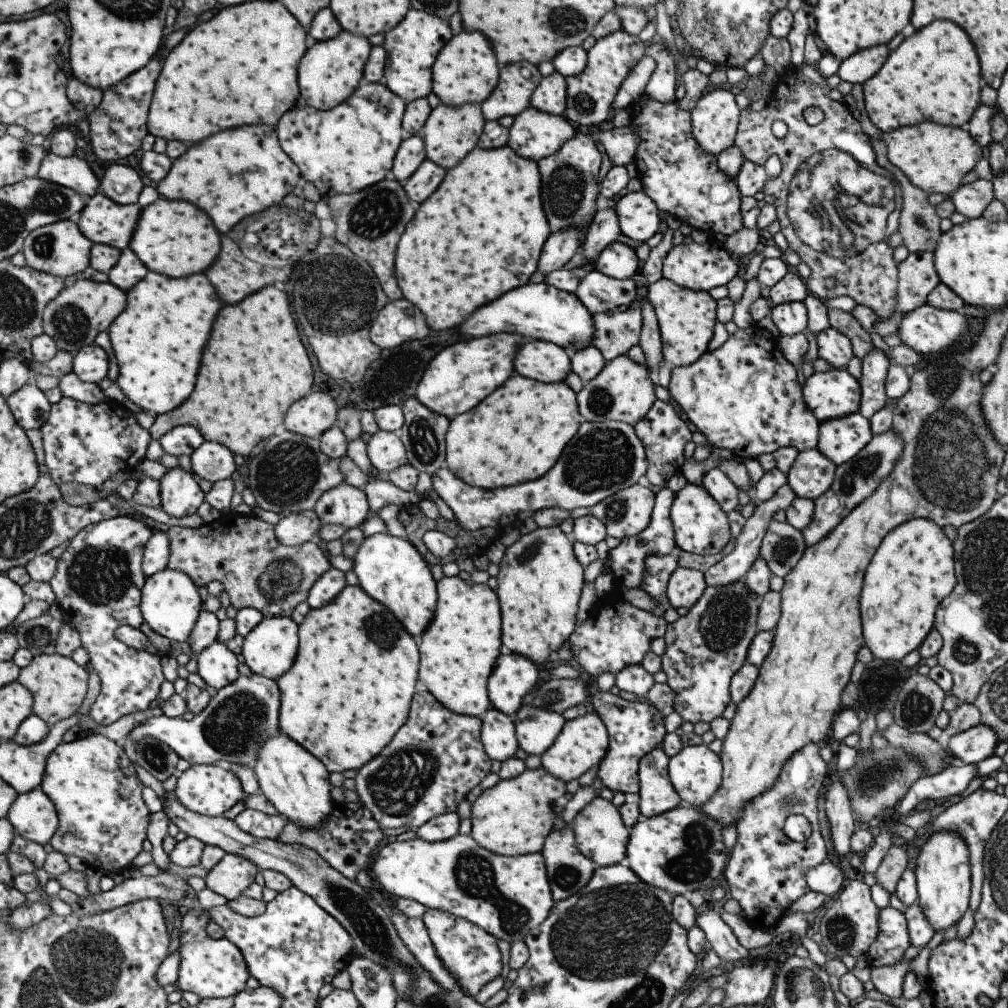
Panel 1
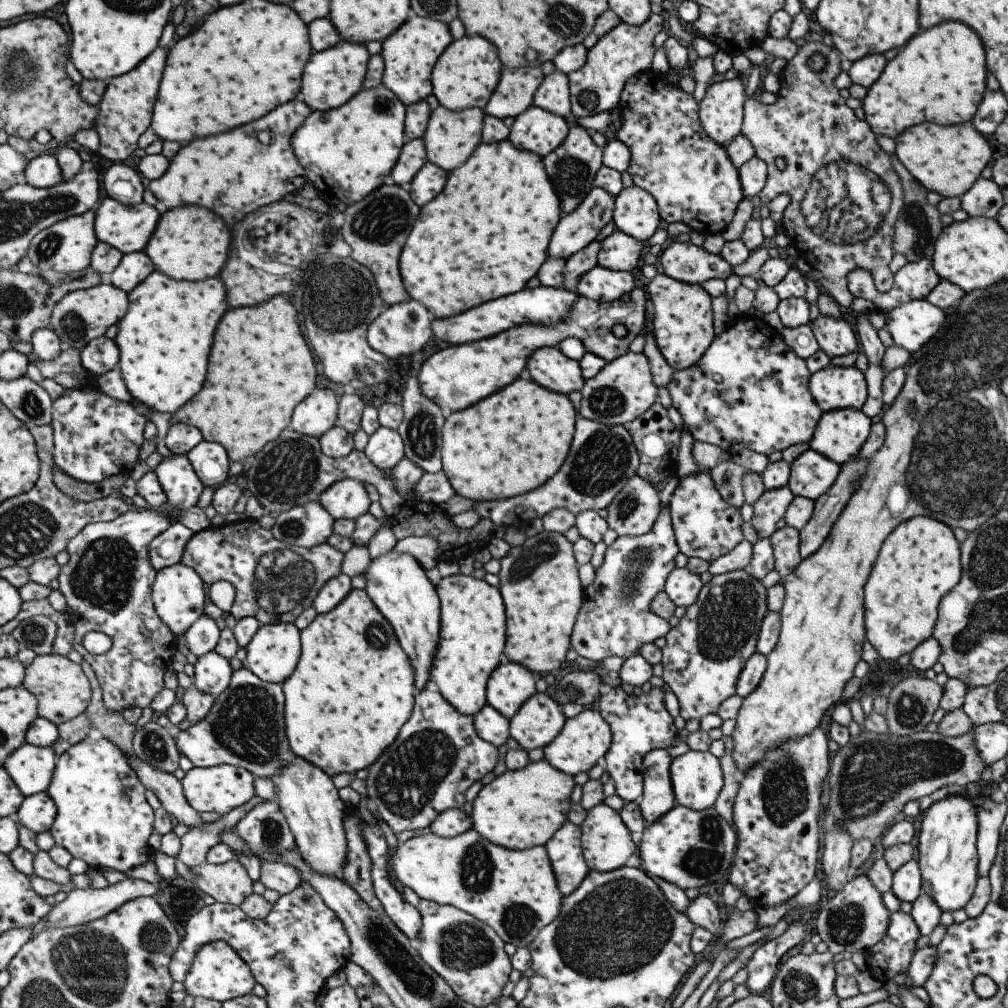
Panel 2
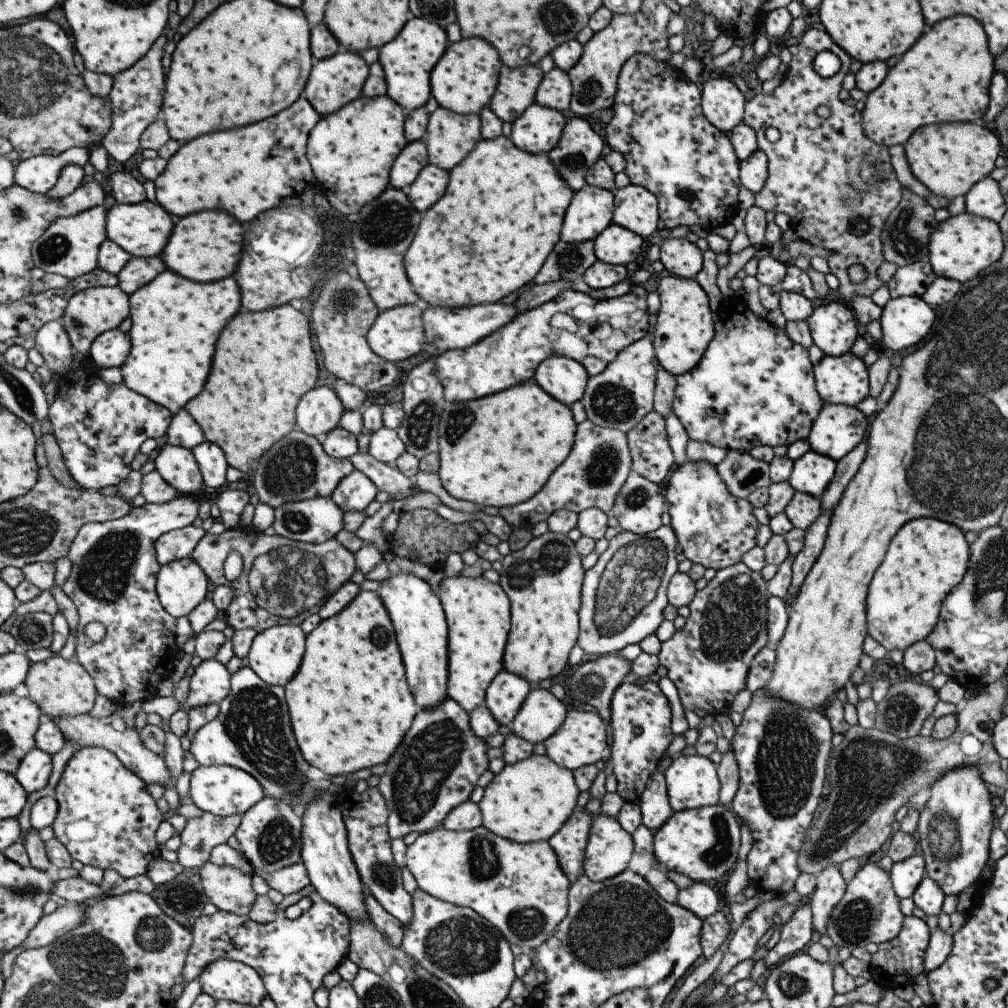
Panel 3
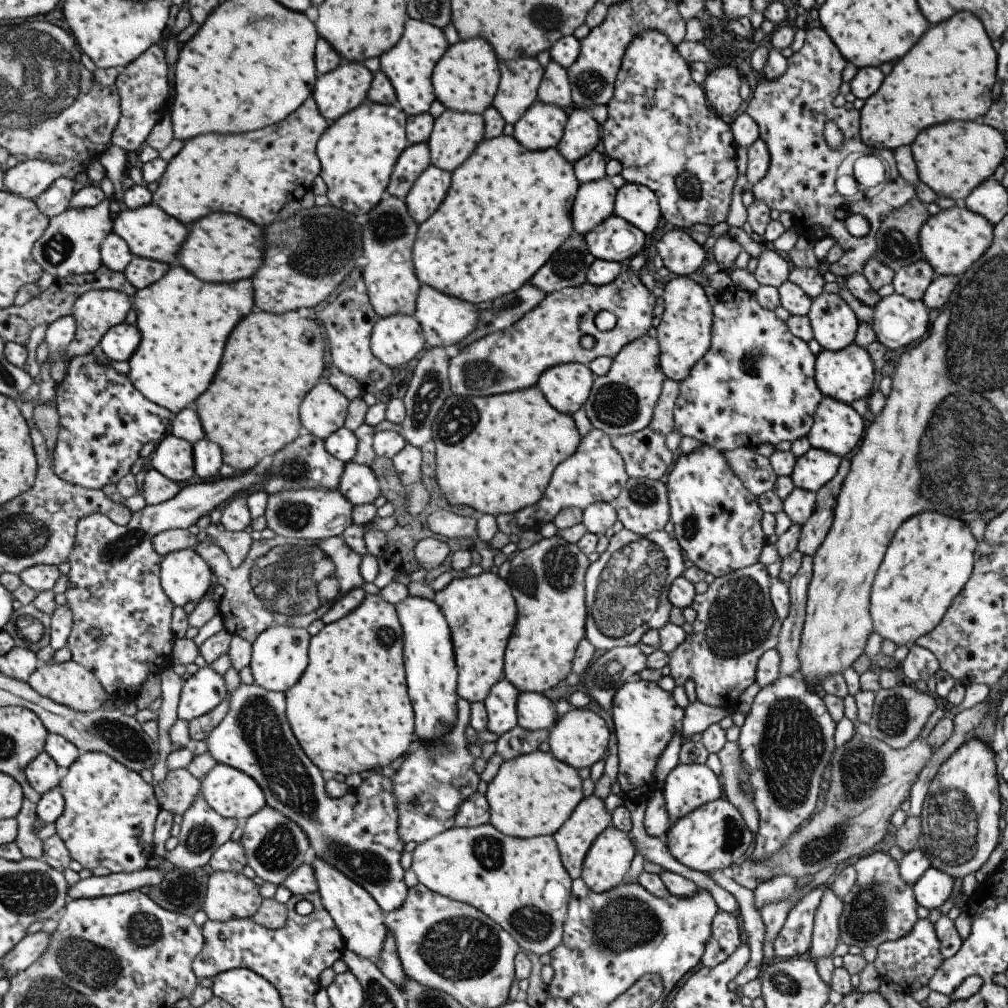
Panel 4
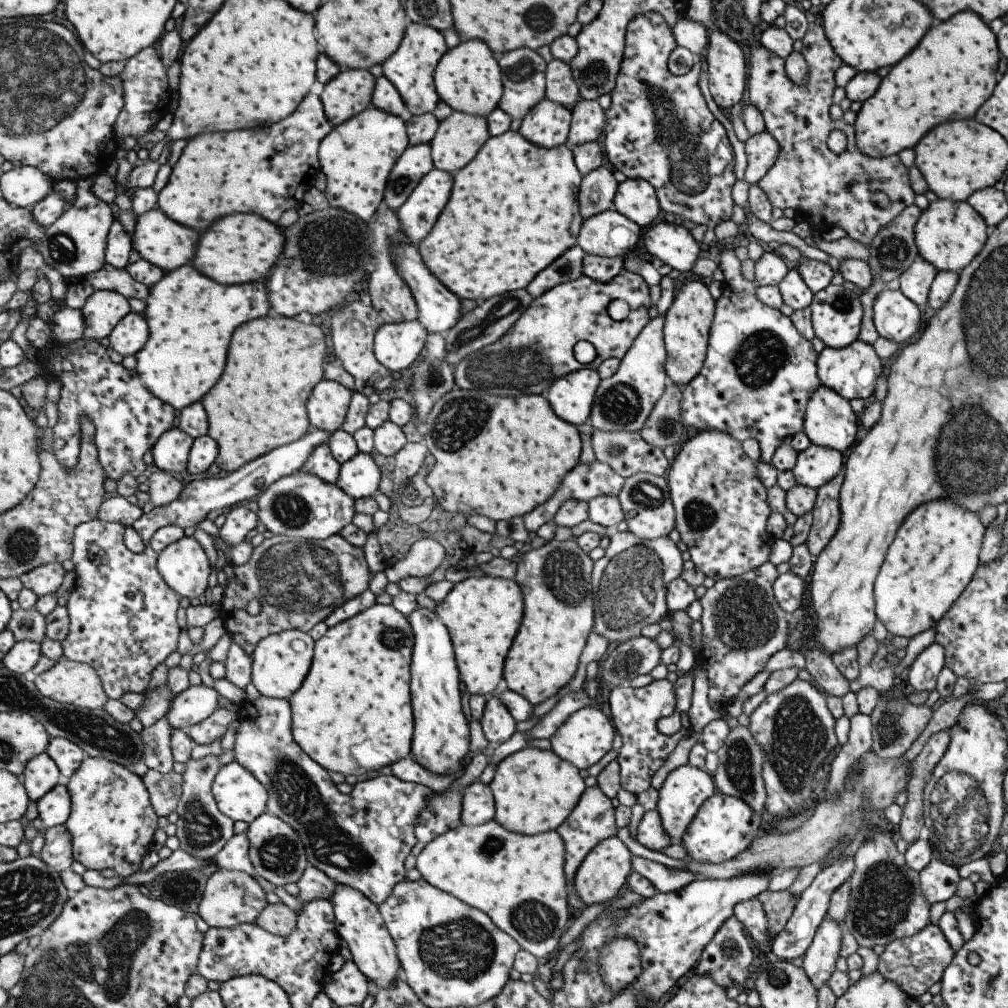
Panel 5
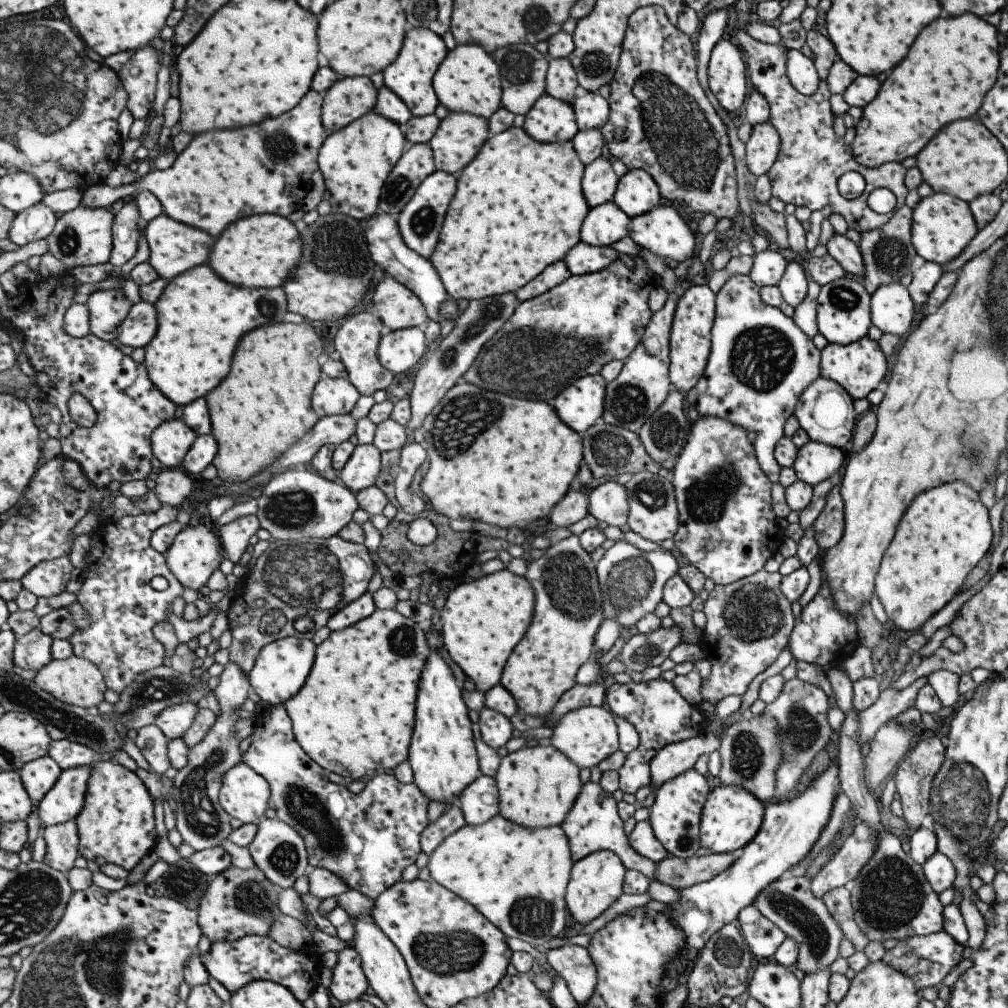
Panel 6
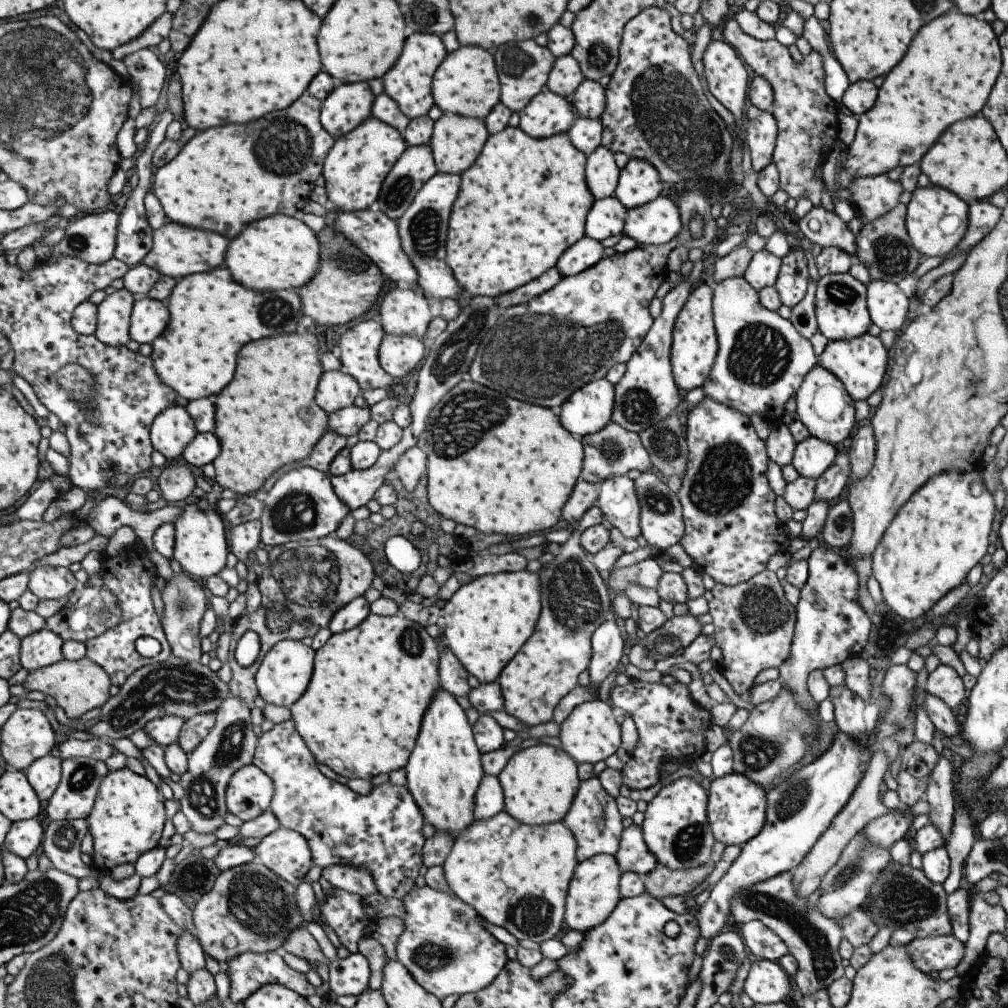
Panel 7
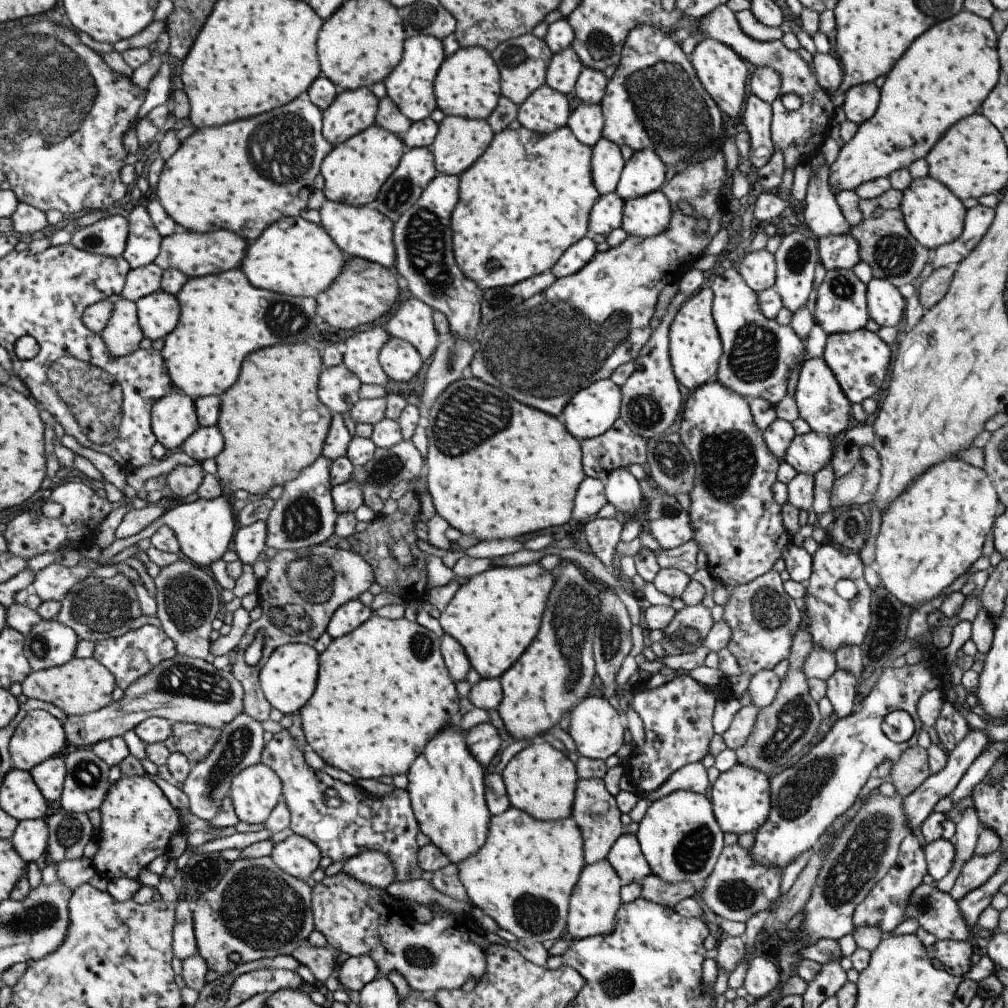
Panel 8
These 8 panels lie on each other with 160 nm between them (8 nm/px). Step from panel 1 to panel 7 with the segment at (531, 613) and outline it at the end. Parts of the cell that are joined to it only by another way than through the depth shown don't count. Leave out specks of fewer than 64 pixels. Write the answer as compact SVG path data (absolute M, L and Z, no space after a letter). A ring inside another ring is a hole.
M595 504L587 508L579 518L570 537L560 545L559 553L553 560L539 569L540 613L531 633L515 656L504 666L496 678L502 694L502 710L516 718L525 729L534 728L541 723L551 722L553 708L571 688L577 685L577 676L588 667L590 661L590 638L593 630L611 616L611 607L607 596L607 586L601 581L595 565L588 559L588 554L580 545L580 534L592 525L600 524L602 518L599 507Z

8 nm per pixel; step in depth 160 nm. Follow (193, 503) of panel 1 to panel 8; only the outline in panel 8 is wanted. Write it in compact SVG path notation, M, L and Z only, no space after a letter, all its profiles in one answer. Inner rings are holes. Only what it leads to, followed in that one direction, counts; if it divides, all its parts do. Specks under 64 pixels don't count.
M171 391L166 397L159 399L152 408L152 429L168 453L181 450L184 442L201 427L196 409L196 401L188 394Z

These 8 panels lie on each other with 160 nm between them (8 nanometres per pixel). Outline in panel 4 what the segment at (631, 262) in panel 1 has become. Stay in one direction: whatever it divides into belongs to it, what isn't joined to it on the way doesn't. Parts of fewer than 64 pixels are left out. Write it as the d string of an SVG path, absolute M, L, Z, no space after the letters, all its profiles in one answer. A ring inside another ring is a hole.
M614 215L599 222L582 238L587 252L594 259L615 261L619 264L622 260L630 260L641 253L645 242L645 235L641 230Z

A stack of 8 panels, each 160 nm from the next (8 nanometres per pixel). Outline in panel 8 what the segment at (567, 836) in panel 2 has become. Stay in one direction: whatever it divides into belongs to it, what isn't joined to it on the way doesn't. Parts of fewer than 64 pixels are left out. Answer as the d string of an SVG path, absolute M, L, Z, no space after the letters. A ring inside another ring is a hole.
M578 779L574 790L574 801L570 817L579 827L582 838L583 858L586 864L605 859L613 842L623 833L623 826L619 821L621 816L617 808L615 797L605 790L602 779Z

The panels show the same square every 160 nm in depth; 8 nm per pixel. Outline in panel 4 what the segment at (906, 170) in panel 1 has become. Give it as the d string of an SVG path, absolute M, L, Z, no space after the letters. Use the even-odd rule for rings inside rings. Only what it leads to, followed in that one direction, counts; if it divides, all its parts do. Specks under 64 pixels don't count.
M980 120L943 121L921 130L909 148L918 181L923 182L937 197L960 203L971 190L993 175L1003 160L1005 140L995 128L982 124Z

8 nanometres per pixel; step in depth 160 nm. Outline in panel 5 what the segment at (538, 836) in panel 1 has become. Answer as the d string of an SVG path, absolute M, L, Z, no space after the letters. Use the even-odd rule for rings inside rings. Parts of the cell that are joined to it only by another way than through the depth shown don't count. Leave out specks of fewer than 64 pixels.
M527 746L506 756L496 764L495 773L488 783L488 787L494 798L493 820L507 830L524 835L534 835L555 831L573 810L585 785L583 785L583 779L579 776L578 769L571 763L562 761L551 749L542 751Z

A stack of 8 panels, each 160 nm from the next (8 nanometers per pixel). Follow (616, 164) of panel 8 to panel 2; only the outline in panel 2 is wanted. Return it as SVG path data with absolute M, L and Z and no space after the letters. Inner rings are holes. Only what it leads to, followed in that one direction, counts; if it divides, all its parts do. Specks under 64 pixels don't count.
M595 186L591 188L585 195L585 198L578 202L578 205L572 211L561 215L561 218L557 221L548 242L548 256L567 260L578 250L592 243L596 239L597 234L599 234L599 230L612 220L613 207L613 196Z

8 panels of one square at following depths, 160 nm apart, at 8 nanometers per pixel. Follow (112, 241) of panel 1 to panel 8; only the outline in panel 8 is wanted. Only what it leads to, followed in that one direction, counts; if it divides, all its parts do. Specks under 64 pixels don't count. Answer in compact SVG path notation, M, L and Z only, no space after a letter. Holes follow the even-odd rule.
M180 227L177 232L164 237L159 256L154 260L163 270L179 268L191 277L219 275L225 271L239 269L246 250L249 250L249 241L227 229L210 233L196 233L186 231Z

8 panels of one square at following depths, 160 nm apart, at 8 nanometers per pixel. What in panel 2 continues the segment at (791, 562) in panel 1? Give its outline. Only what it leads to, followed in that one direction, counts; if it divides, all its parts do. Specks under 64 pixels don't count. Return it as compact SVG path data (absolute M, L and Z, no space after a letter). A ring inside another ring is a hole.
M787 526L775 529L769 540L774 556L774 569L782 580L802 561L798 553L798 530Z

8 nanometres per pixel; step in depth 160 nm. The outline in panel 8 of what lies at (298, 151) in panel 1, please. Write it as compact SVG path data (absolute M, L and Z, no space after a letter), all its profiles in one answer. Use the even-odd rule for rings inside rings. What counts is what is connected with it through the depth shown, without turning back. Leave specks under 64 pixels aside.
M375 124L345 139L341 144L334 145L320 164L324 197L351 206L368 205L373 202L381 185L400 161L403 145L400 136Z

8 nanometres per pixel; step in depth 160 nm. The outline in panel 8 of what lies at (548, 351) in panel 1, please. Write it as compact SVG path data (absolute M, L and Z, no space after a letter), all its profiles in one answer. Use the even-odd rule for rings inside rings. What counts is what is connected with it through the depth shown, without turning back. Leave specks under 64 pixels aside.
M599 379L578 390L560 418L573 438L584 441L603 434L616 421L620 406L620 387L609 379Z

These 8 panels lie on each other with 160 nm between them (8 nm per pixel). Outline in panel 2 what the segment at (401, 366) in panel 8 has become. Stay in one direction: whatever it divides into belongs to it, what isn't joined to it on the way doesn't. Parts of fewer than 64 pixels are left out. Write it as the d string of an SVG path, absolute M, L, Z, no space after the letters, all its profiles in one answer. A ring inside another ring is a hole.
M413 299L385 306L380 315L375 317L367 327L367 344L388 359L413 354L413 352L421 350L427 344L427 340L431 338L430 321L430 312L420 302Z

